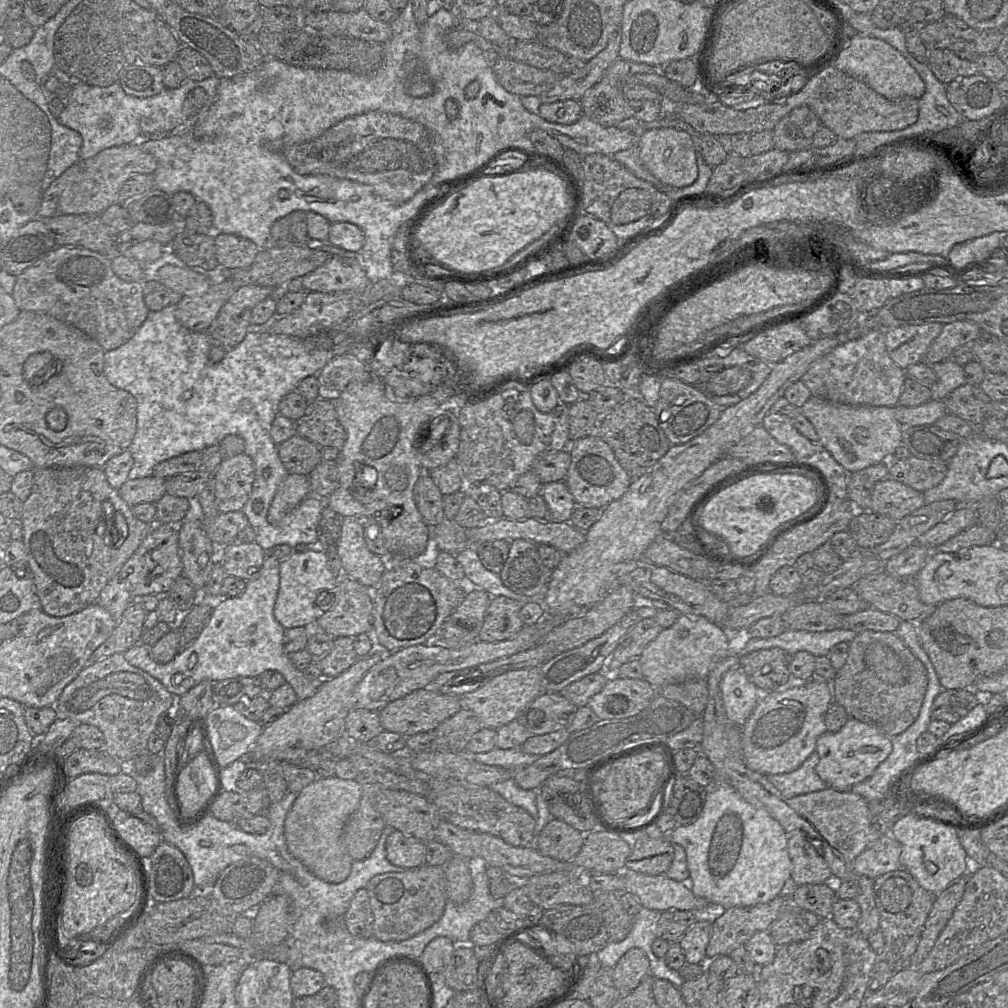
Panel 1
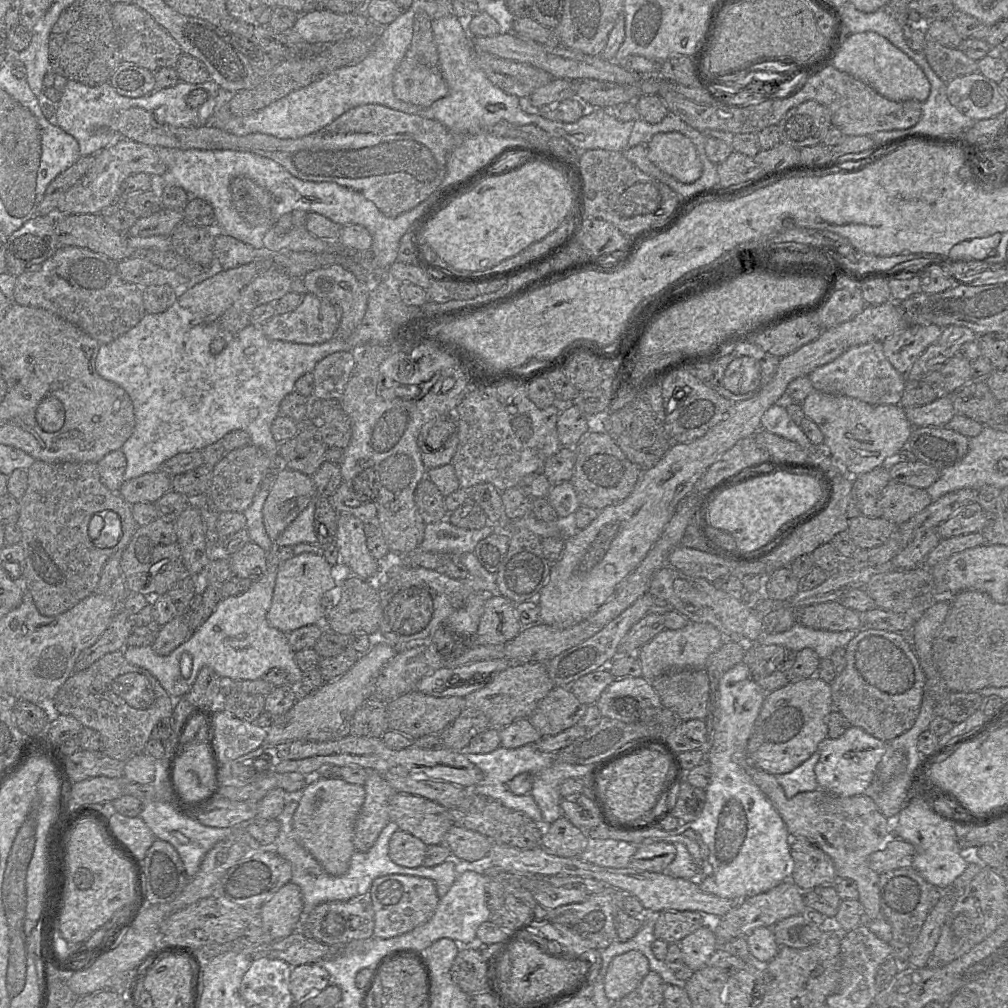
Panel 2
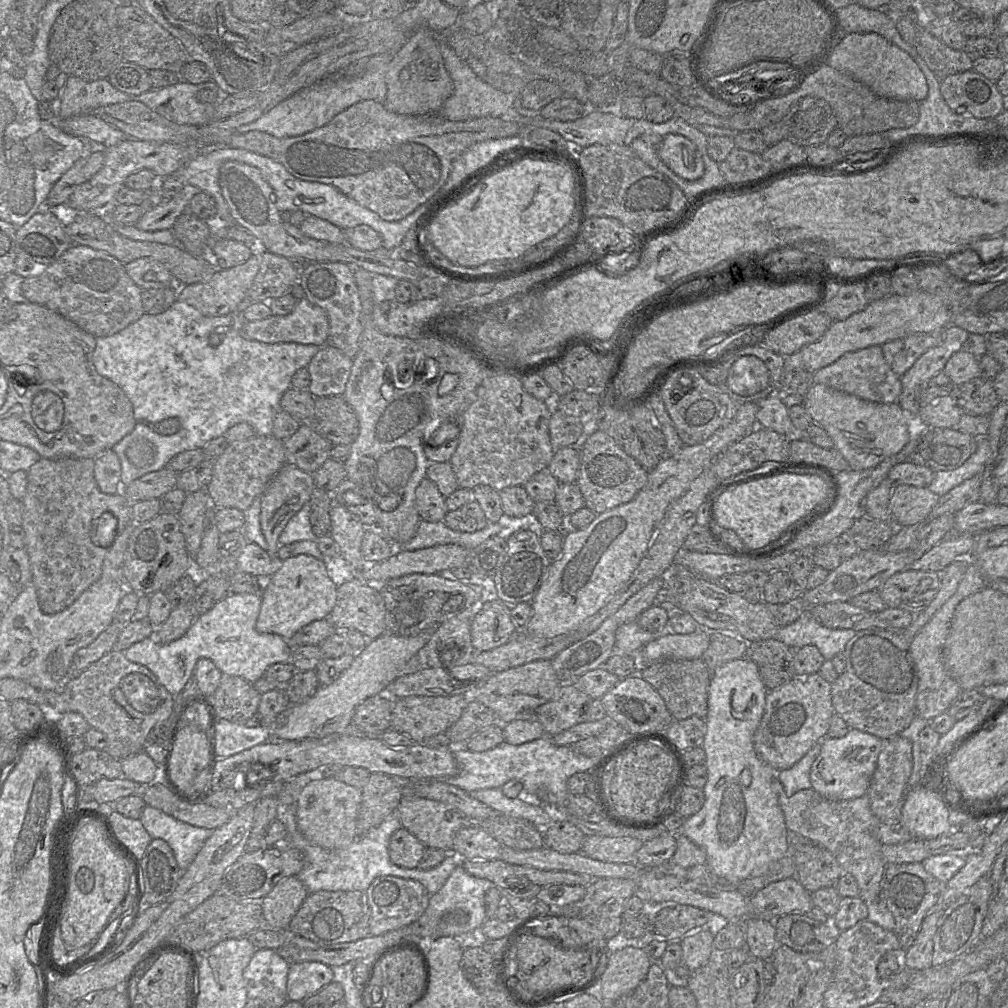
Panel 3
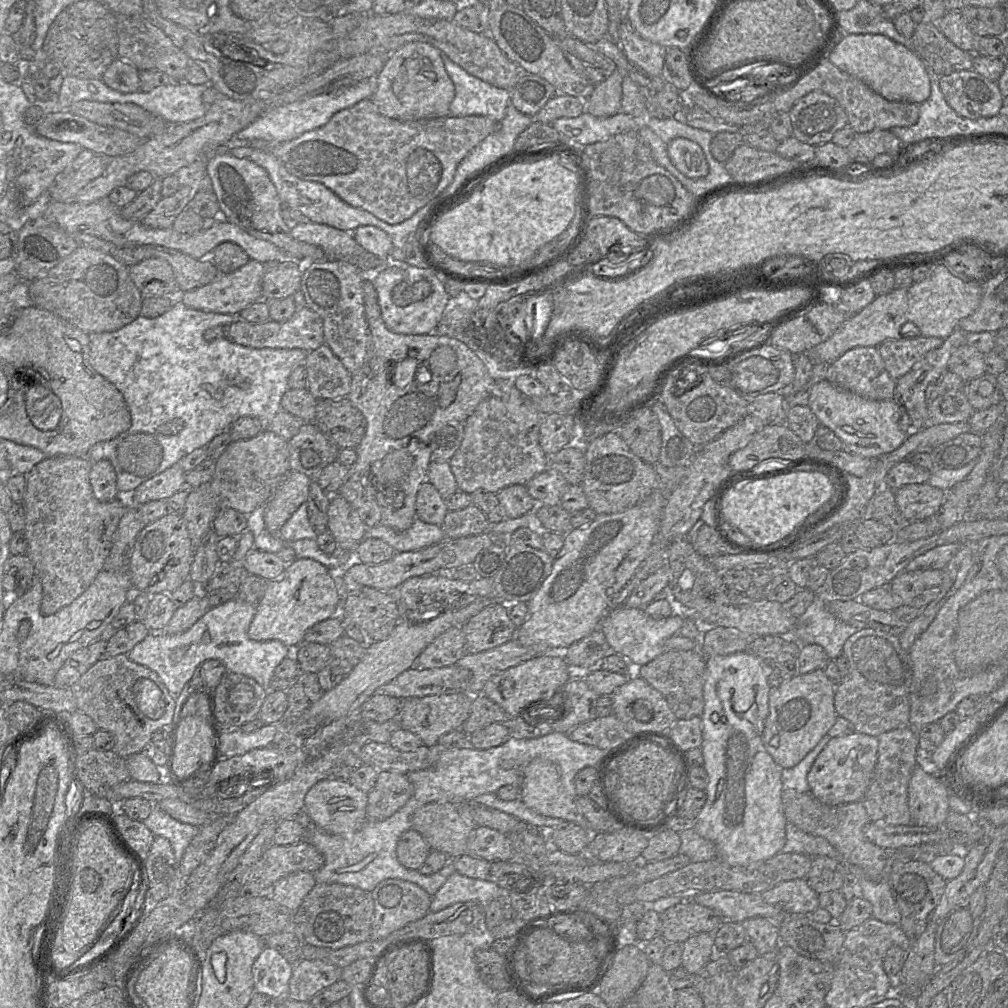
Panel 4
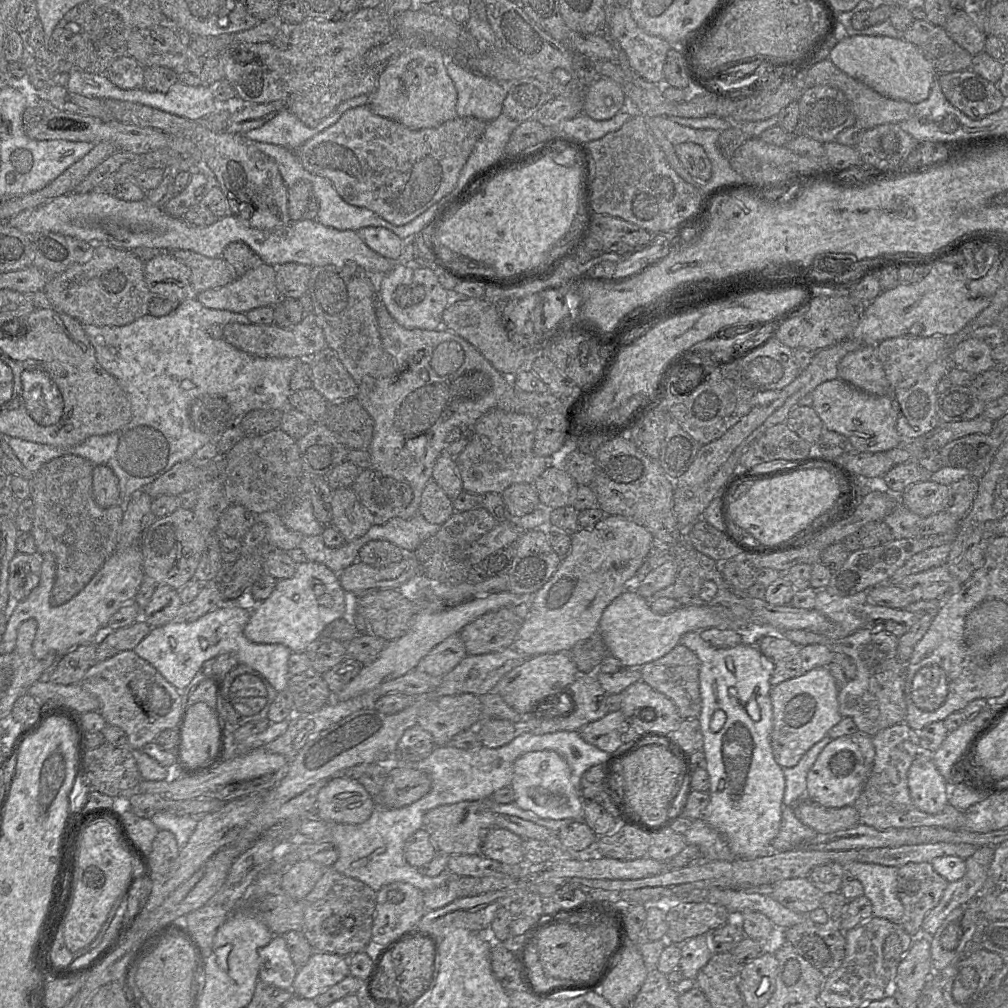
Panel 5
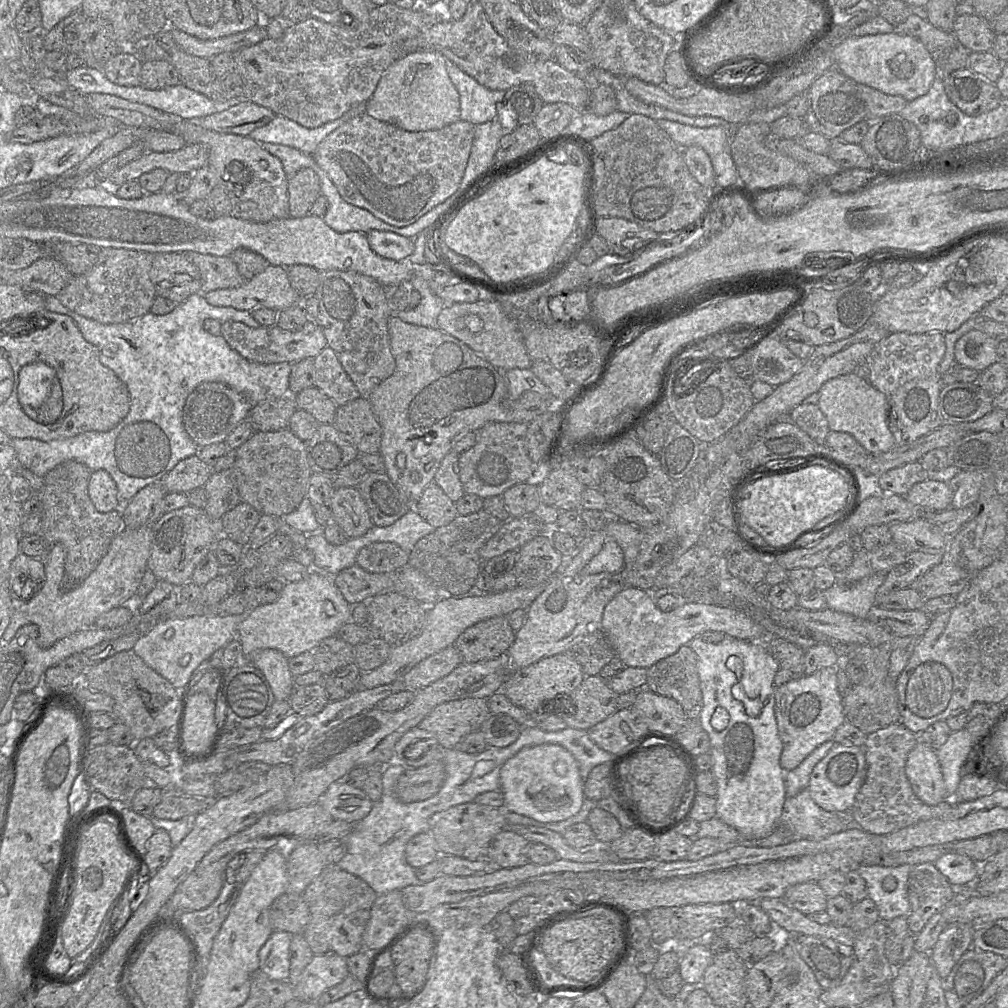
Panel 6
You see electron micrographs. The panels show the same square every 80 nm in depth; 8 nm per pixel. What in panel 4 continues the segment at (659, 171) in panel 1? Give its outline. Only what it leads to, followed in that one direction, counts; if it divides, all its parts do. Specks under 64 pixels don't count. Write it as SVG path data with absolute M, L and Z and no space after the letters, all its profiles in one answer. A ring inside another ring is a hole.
M675 138L667 144L668 155L675 167L689 178L702 178L709 173L709 165L699 144L687 138Z

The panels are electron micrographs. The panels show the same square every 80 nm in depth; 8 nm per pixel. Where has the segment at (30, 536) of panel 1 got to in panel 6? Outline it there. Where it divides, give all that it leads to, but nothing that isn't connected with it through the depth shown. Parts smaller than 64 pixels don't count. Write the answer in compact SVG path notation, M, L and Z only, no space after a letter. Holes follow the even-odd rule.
M66 460L43 478L39 498L42 503L41 530L48 545L61 544L65 549L64 588L73 589L83 583L97 568L109 547L123 529L121 508L107 513L99 512L88 493L93 471L76 460Z

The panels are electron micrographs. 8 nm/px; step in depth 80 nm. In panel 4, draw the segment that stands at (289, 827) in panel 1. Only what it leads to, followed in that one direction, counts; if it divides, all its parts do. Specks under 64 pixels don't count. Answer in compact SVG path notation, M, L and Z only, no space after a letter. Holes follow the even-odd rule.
M324 779L314 784L304 798L304 810L321 828L334 834L352 834L367 821L367 793L349 782Z

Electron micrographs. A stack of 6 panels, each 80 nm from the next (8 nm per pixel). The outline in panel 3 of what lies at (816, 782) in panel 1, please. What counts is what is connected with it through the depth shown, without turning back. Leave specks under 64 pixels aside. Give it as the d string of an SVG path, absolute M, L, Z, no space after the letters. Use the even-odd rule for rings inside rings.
M817 742L796 764L786 770L776 772L776 778L781 782L786 796L810 789L810 770L813 762L821 751L821 742Z

